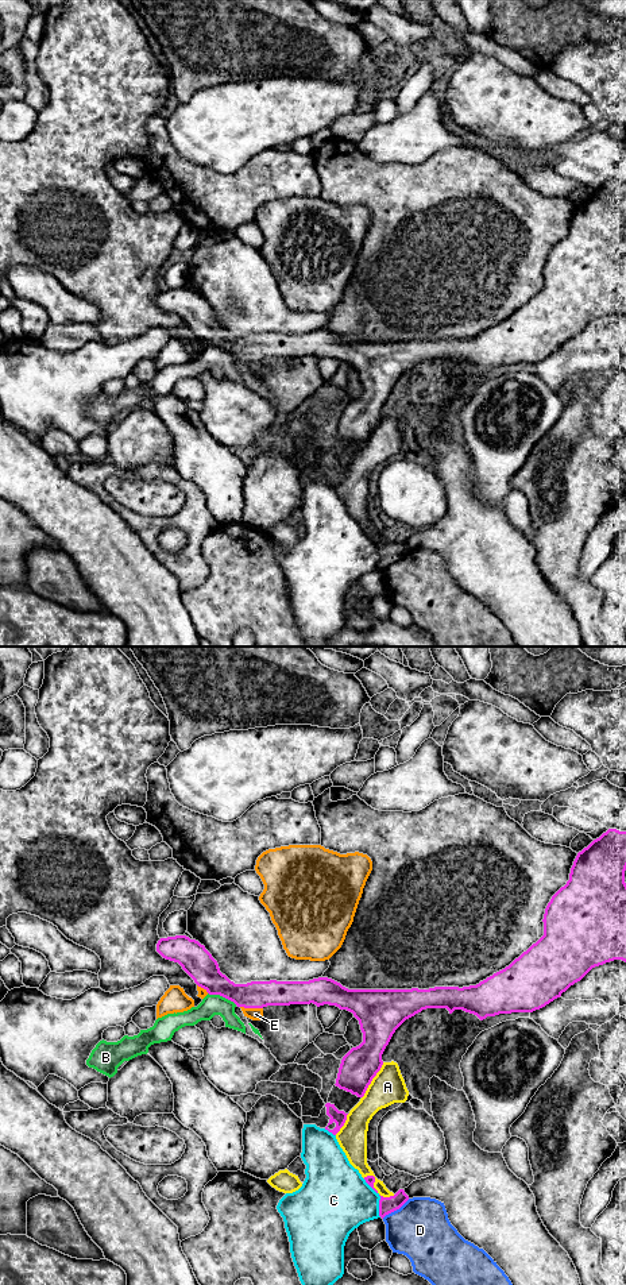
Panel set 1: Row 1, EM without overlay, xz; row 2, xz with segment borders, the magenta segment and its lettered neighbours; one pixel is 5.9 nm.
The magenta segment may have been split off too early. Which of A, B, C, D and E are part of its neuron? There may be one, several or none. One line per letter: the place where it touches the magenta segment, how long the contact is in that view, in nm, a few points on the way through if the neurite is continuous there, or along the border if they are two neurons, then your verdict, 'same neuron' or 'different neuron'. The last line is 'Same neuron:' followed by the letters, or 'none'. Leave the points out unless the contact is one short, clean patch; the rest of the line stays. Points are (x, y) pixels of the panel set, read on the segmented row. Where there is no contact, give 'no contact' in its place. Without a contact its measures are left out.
A: meets magenta in xz at (371, 1080); contact 260 nm long; different neuron
B: meets magenta in xz at (223, 996); contact 190 nm long; border along xz (208, 992), (221, 995), (236, 1004); different neuron
C: meets magenta in xz at (381, 1197); contact 260 nm long; different neuron
D: meets magenta in xz at (395, 1210); contact 200 nm long; different neuron
E: meets magenta in xz at (251, 1007); contact 140 nm long; different neuron
Same neuron: none

